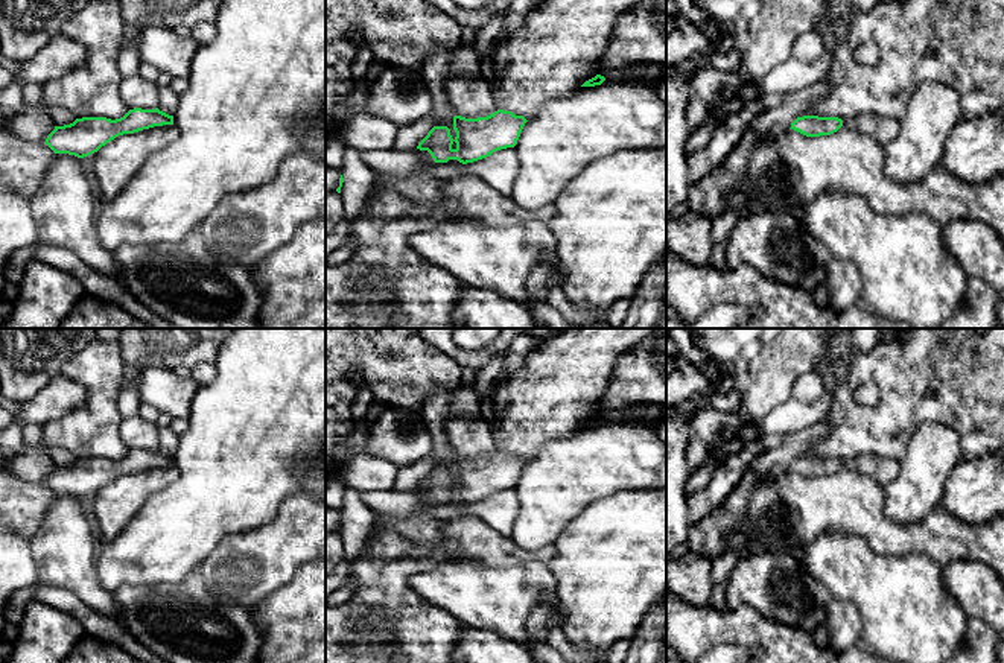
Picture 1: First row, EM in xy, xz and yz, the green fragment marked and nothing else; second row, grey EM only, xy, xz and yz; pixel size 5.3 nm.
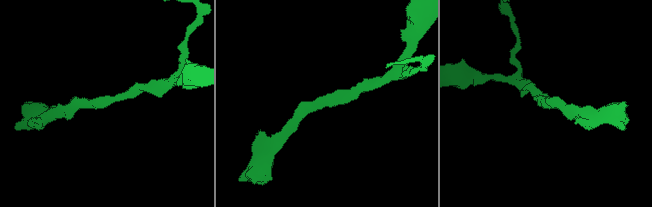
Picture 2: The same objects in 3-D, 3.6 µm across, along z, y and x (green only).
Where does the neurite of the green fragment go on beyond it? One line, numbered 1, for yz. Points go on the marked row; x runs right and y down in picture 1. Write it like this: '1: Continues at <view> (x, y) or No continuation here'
1: No continuation here

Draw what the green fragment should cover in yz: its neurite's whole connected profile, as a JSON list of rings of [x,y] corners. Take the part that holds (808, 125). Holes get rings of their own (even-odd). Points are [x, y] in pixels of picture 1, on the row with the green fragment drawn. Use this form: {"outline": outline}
{"outline": [[[818,116],[797,117],[791,123],[791,129],[806,137],[831,135],[837,132],[841,126],[843,120],[838,117],[818,117]]]}

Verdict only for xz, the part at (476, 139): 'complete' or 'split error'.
complete

